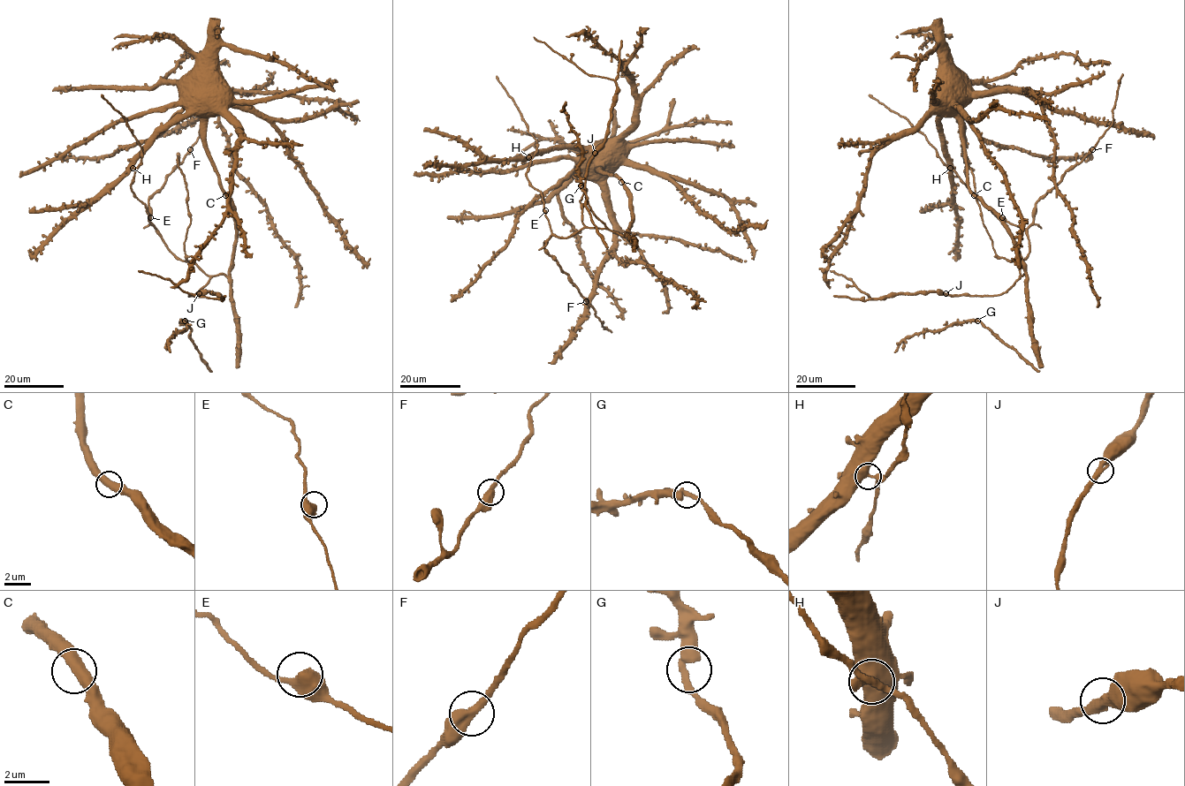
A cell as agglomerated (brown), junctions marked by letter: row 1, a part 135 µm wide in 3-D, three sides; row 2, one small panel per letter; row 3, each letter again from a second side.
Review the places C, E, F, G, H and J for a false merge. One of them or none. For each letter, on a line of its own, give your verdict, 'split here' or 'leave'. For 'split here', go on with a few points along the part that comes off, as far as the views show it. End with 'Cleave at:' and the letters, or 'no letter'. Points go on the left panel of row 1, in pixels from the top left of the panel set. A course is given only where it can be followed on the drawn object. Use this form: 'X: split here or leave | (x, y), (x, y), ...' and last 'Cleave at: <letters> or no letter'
C: leave
E: leave
F: leave
G: leave
H: leave
J: leave
Cleave at: no letter

